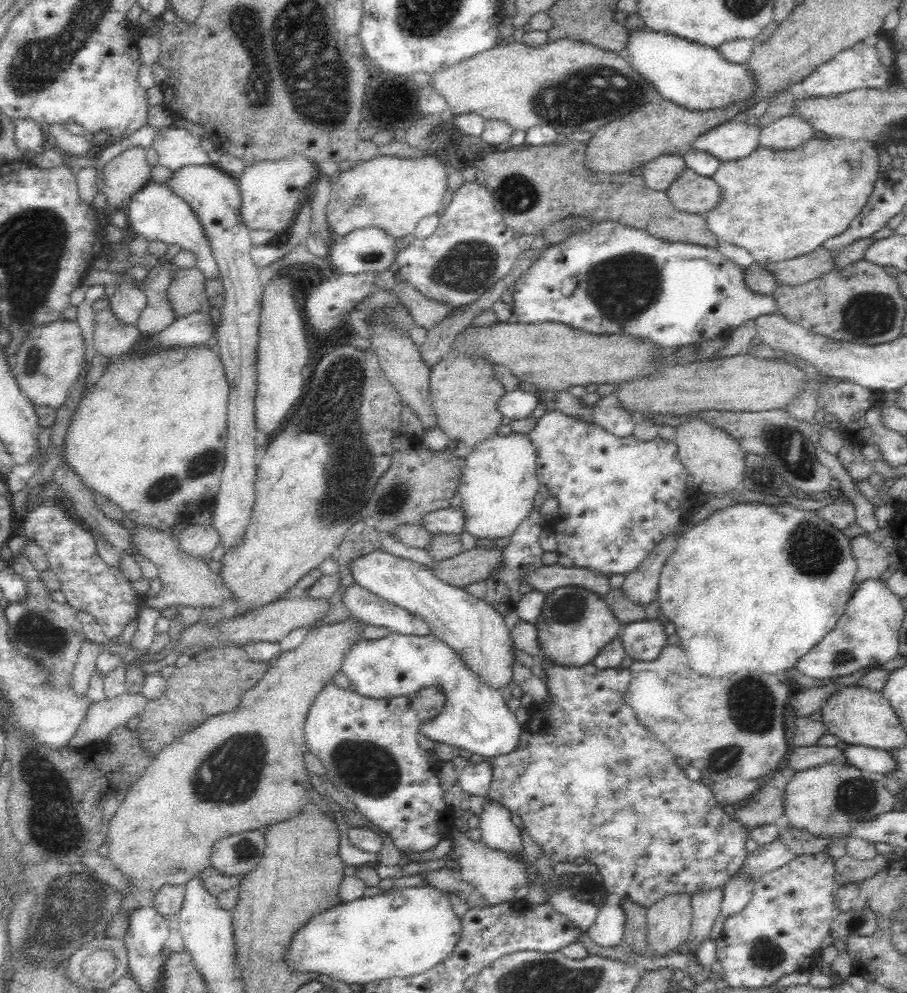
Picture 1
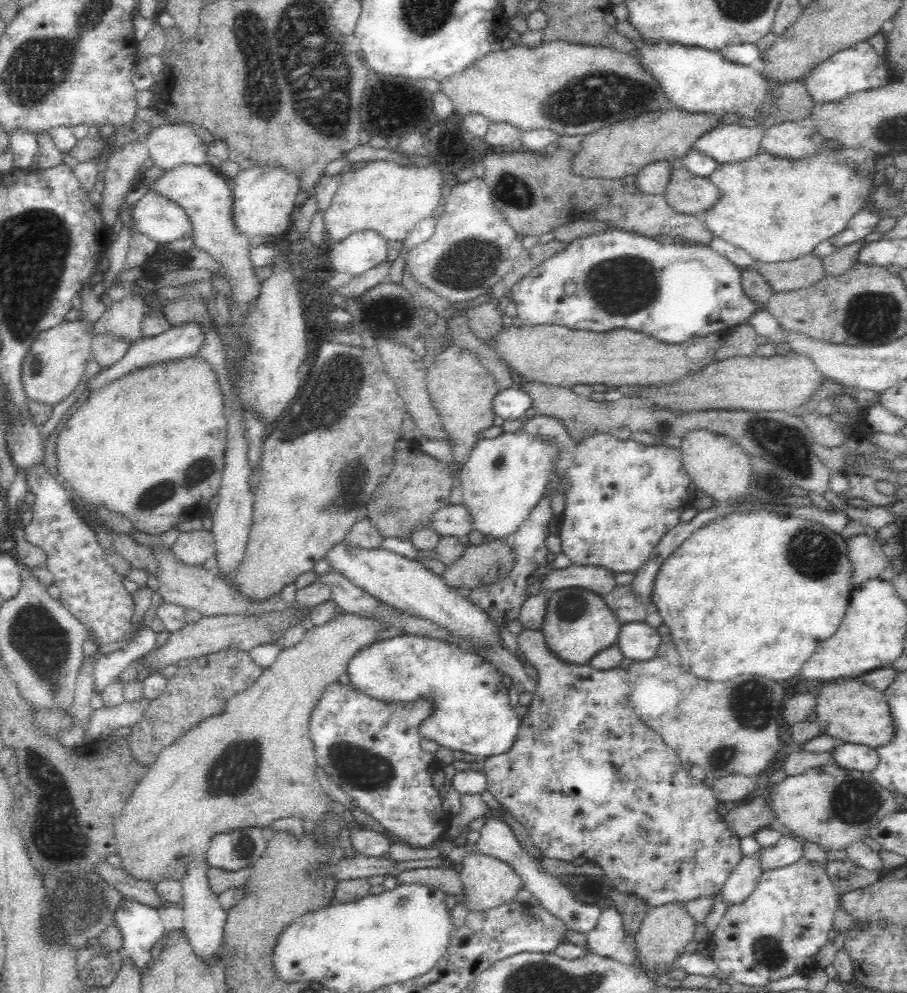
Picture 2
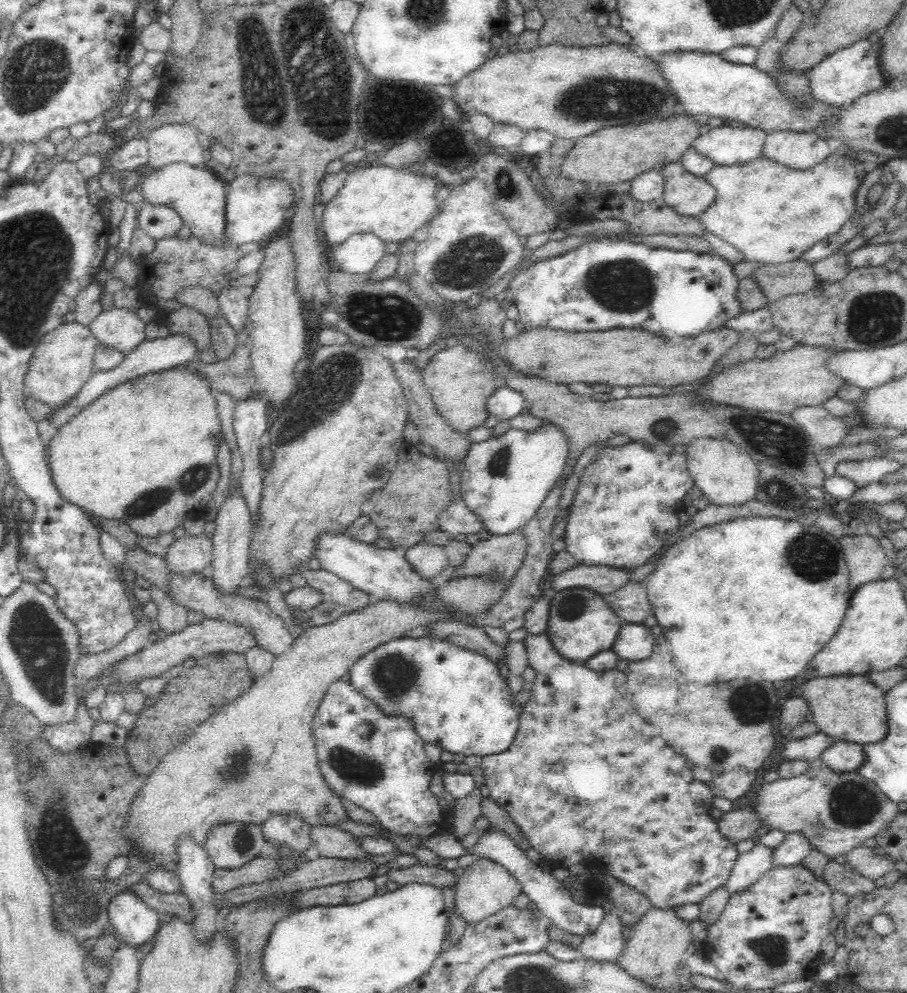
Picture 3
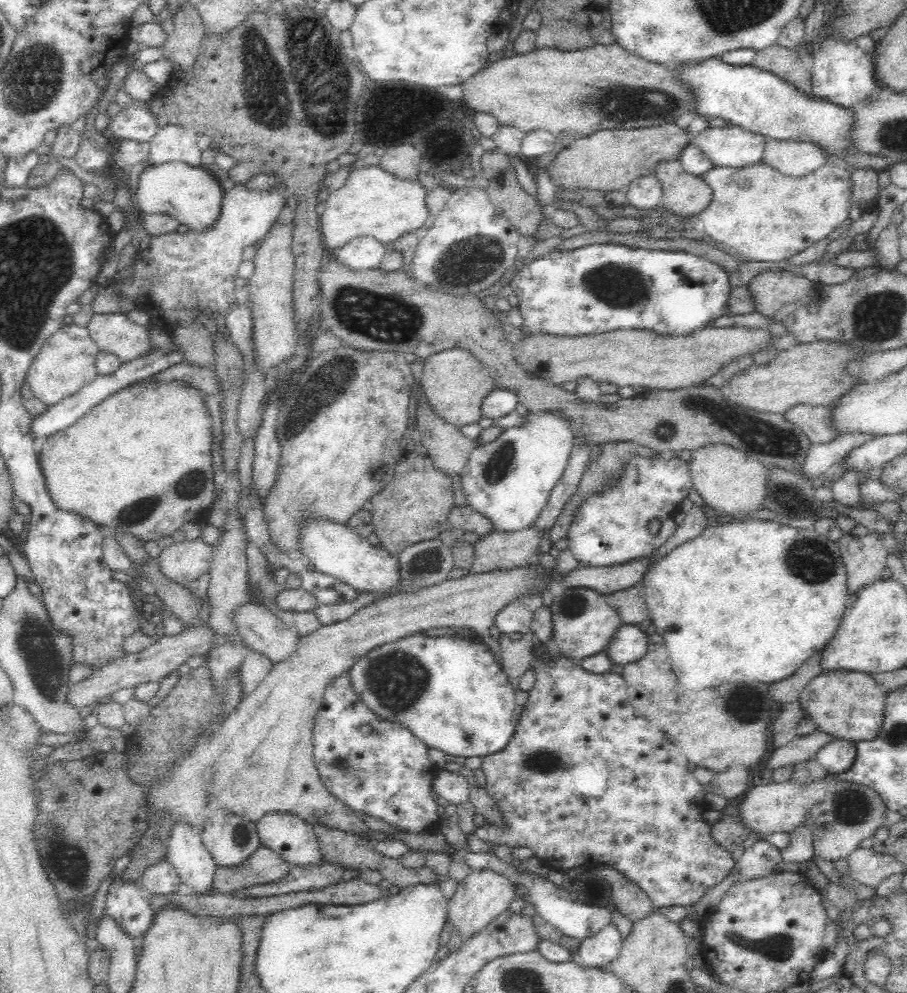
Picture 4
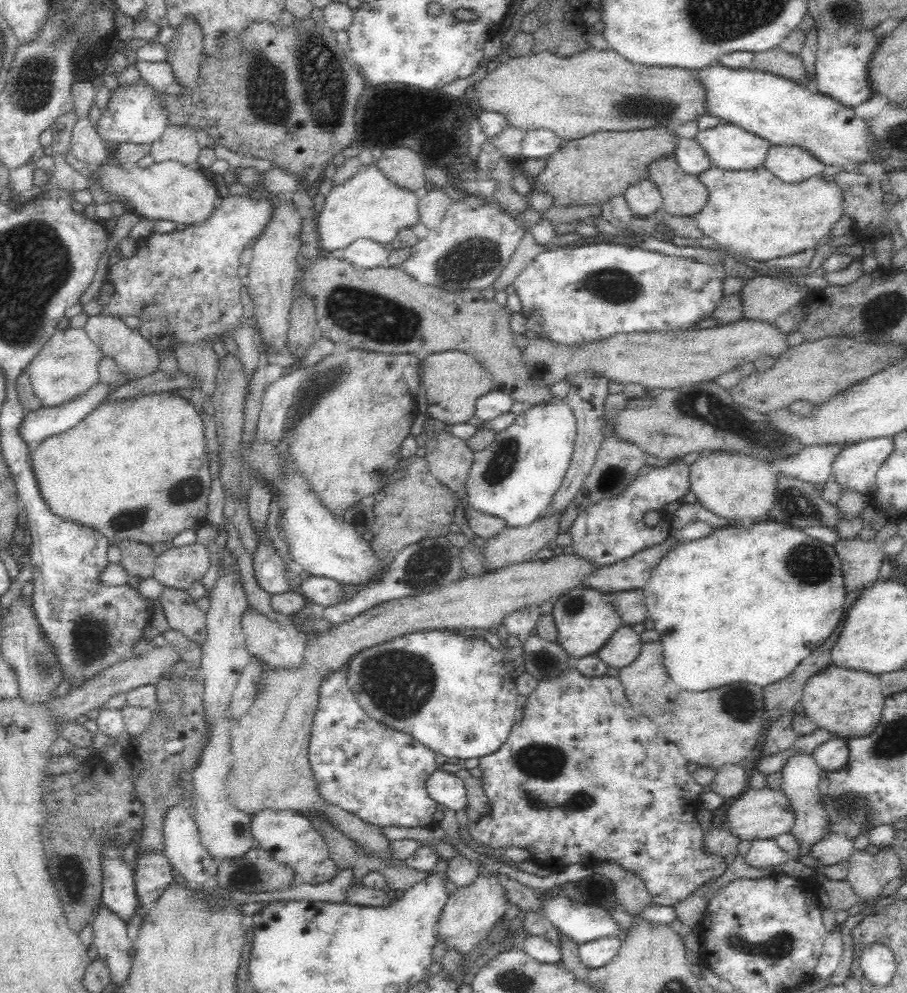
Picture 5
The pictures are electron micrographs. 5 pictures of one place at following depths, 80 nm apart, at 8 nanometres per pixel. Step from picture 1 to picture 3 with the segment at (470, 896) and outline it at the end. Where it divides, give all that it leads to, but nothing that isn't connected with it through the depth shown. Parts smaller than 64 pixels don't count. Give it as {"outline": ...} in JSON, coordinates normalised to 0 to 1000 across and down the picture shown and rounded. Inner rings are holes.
{"outline":[[[459,870],[450,874],[428,874],[426,882],[439,893],[450,889],[463,889],[475,890],[484,895],[488,892],[496,892],[496,890],[503,891],[504,885],[498,877],[469,870]]]}

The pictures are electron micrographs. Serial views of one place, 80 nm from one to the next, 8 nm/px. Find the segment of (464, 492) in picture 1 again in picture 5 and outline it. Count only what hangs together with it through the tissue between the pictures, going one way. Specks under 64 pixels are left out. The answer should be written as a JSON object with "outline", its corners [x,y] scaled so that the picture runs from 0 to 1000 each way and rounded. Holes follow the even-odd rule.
{"outline":[[[622,401],[580,409],[536,451],[523,456],[514,484],[517,510],[553,522],[567,532],[603,518],[628,469],[635,442],[636,421]]]}

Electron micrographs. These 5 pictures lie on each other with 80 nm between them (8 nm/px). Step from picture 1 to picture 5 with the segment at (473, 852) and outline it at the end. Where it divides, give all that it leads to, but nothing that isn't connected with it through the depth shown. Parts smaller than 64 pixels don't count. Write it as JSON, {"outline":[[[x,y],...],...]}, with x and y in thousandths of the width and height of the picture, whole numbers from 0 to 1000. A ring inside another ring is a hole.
{"outline":[[[545,881],[540,884],[525,883],[525,886],[515,893],[498,898],[487,914],[487,920],[483,922],[483,931],[479,935],[482,948],[490,949],[491,957],[505,959],[509,965],[520,959],[534,948],[544,932],[556,922],[557,915],[561,912],[558,905],[558,897],[549,890]]]}

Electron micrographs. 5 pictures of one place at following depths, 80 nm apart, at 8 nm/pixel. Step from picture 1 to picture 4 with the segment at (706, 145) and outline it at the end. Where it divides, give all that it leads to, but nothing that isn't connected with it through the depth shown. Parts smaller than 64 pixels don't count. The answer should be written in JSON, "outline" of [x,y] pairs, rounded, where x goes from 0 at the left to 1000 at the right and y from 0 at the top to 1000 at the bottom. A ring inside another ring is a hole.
{"outline":[[[815,127],[779,128],[763,138],[763,143],[779,157],[787,168],[820,169],[841,163],[846,138]]]}

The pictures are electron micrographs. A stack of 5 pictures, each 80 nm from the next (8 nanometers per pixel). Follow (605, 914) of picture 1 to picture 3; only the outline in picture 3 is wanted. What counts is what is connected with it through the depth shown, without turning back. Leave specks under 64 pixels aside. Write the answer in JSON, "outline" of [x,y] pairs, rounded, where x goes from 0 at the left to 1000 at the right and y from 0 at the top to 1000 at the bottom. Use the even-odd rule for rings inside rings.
{"outline":[[[678,917],[669,919],[662,933],[644,943],[638,958],[641,965],[677,970],[688,955],[687,928]]]}

